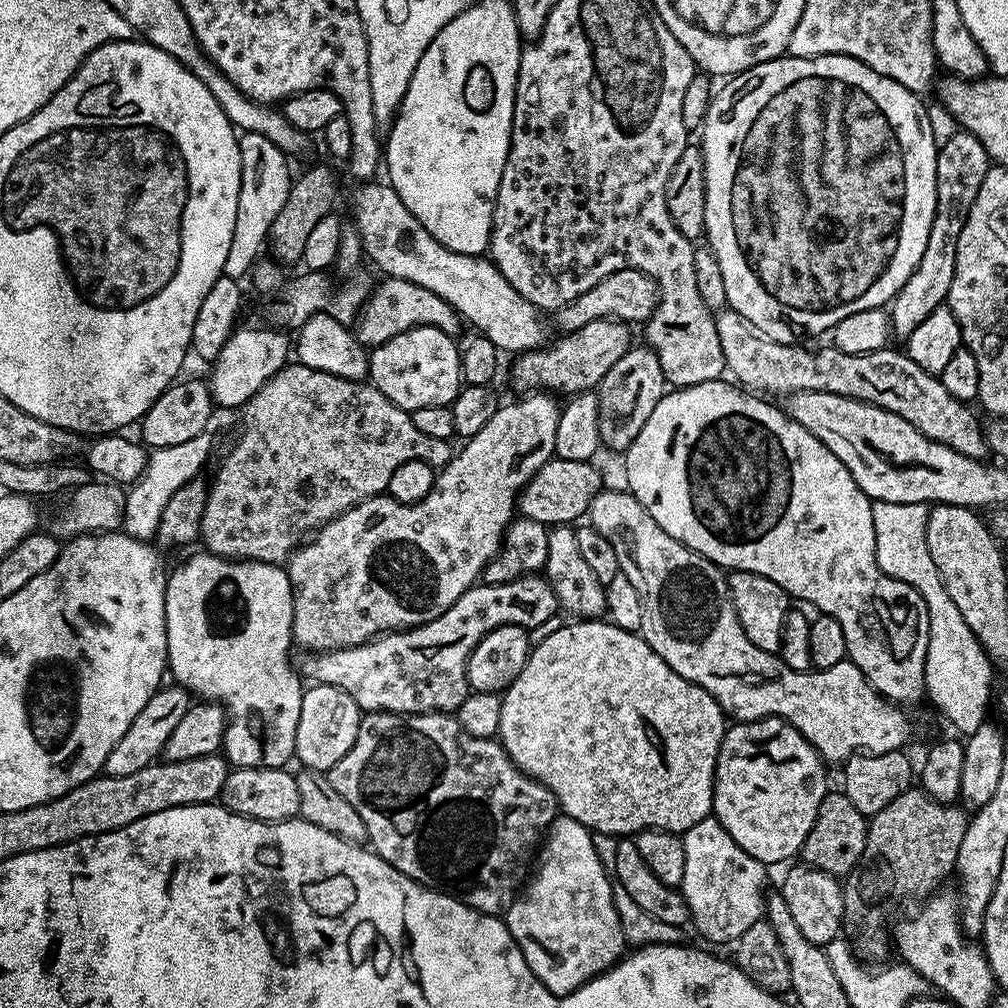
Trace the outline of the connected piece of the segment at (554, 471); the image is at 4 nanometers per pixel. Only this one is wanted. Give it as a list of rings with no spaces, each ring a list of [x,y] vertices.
[[[555,458],[548,460],[520,493],[519,515],[545,526],[568,526],[576,522],[572,520],[583,517],[592,505],[592,499],[602,491],[600,476],[592,466],[588,462],[579,464]]]

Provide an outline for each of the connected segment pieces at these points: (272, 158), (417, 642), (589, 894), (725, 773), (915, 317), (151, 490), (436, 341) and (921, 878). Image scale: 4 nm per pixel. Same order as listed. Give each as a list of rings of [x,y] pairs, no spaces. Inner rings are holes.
[[[245,132],[239,137],[240,142],[240,193],[238,194],[238,214],[234,218],[234,238],[230,242],[230,254],[226,254],[226,266],[224,275],[230,279],[239,281],[251,273],[253,264],[256,263],[260,252],[265,251],[266,241],[268,240],[268,231],[278,216],[278,210],[282,210],[282,205],[286,203],[288,192],[292,189],[294,179],[293,173],[288,173],[289,157],[285,156],[270,138],[262,138],[262,134]]]
[[[529,574],[505,584],[480,582],[466,590],[446,614],[428,624],[386,632],[358,646],[335,648],[332,652],[308,652],[300,664],[298,660],[298,671],[305,681],[346,690],[365,713],[452,714],[470,694],[468,656],[490,630],[503,624],[528,626],[531,620],[548,620],[555,612],[558,612],[556,591],[543,575]]]
[[[563,814],[557,815],[552,825],[548,827],[548,831],[542,841],[542,847],[538,852],[538,863],[535,865],[526,887],[517,895],[516,901],[507,907],[502,916],[504,923],[507,924],[510,934],[514,938],[514,942],[522,950],[522,958],[526,958],[526,966],[530,966],[530,970],[542,982],[542,986],[546,986],[556,996],[566,996],[569,992],[581,988],[586,981],[602,975],[603,972],[615,966],[626,952],[626,941],[622,934],[618,910],[614,906],[614,898],[612,897],[612,880],[606,874],[606,870],[598,858],[598,850],[594,850],[592,837],[593,833],[589,832],[586,826],[582,826],[582,822],[578,822],[574,818]]]
[[[767,716],[761,720],[733,723],[725,731],[718,750],[712,816],[724,827],[726,834],[730,834],[730,838],[760,864],[771,866],[791,856],[799,857],[800,847],[818,818],[818,806],[822,806],[822,798],[830,790],[824,768],[826,761],[816,753],[814,746],[810,746],[802,733],[782,718]]]
[[[956,130],[945,144],[943,141],[939,145],[936,153],[936,205],[930,238],[926,238],[926,250],[922,250],[918,266],[890,301],[889,320],[896,338],[906,340],[919,323],[947,301],[950,282],[954,282],[954,262],[958,258],[958,234],[962,234],[962,226],[966,226],[970,206],[974,206],[974,198],[978,198],[982,178],[986,178],[989,167],[986,150],[974,134]]]
[[[206,431],[198,434],[198,438],[190,438],[190,442],[182,442],[178,446],[151,449],[144,475],[126,492],[122,531],[127,536],[151,541],[159,533],[162,512],[166,510],[170,498],[174,498],[179,488],[201,475],[200,471],[212,452],[212,435],[211,431]]]
[[[422,326],[399,332],[394,338],[371,349],[368,357],[368,376],[371,383],[390,402],[411,414],[422,406],[448,406],[462,387],[460,348],[449,333]]]
[[[913,786],[902,794],[898,794],[898,798],[894,798],[894,802],[890,802],[890,806],[882,806],[882,810],[878,810],[878,814],[874,814],[868,820],[868,833],[866,834],[866,846],[864,847],[864,858],[856,865],[854,872],[849,872],[846,878],[858,878],[862,882],[860,890],[862,890],[862,898],[868,900],[876,898],[878,894],[890,894],[890,901],[898,902],[898,900],[908,900],[911,896],[920,896],[919,898],[927,898],[937,891],[936,888],[948,875],[956,872],[956,863],[958,862],[958,854],[961,849],[962,840],[966,835],[969,813],[963,807],[953,804],[943,804],[934,798],[930,798],[924,789],[919,786]]]

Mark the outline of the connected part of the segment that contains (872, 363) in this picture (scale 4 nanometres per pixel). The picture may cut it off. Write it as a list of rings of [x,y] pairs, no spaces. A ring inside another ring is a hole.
[[[731,310],[721,311],[716,316],[716,329],[718,342],[722,342],[725,369],[730,376],[732,372],[731,379],[737,385],[760,394],[806,390],[842,394],[846,398],[890,410],[906,418],[906,422],[910,422],[910,426],[917,428],[926,438],[978,460],[976,452],[980,452],[980,443],[986,439],[986,432],[968,409],[971,407],[965,401],[954,398],[954,394],[942,386],[939,375],[922,370],[918,362],[908,357],[907,351],[895,352],[895,347],[889,346],[866,354],[846,354],[834,346],[811,352],[808,348],[800,348],[804,346],[799,343],[783,344],[768,340],[765,344],[763,339],[757,338],[754,322]]]

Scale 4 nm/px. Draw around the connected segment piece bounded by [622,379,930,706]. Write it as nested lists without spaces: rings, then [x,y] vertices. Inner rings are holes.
[[[723,379],[711,380],[710,382],[702,382],[701,384],[695,384],[689,388],[676,388],[675,390],[669,391],[665,394],[654,407],[654,412],[650,414],[650,418],[647,419],[645,426],[639,431],[638,436],[634,438],[634,442],[627,451],[623,453],[622,459],[624,459],[624,472],[628,475],[628,484],[626,484],[627,491],[631,492],[632,497],[638,502],[642,502],[642,506],[650,514],[650,518],[654,518],[654,522],[658,522],[658,526],[662,526],[662,530],[666,530],[666,534],[670,534],[670,538],[674,538],[678,542],[682,542],[690,550],[694,550],[699,556],[704,556],[707,560],[711,560],[713,564],[720,565],[721,569],[724,570],[735,570],[737,572],[753,572],[754,574],[762,574],[766,578],[770,578],[774,582],[778,582],[778,586],[782,586],[782,590],[787,592],[789,597],[793,601],[805,600],[808,604],[813,604],[817,609],[817,613],[825,616],[833,616],[838,618],[838,622],[842,625],[842,634],[846,634],[846,646],[848,647],[847,659],[851,660],[852,663],[859,666],[862,670],[862,674],[867,678],[869,684],[876,689],[880,695],[887,697],[901,706],[909,706],[915,702],[919,696],[925,695],[926,689],[924,687],[924,671],[926,670],[926,650],[928,649],[928,635],[930,634],[930,622],[928,621],[928,611],[926,610],[926,602],[922,598],[922,594],[918,594],[918,590],[914,590],[914,586],[910,586],[906,582],[896,580],[893,576],[885,576],[882,569],[878,566],[876,561],[876,535],[874,534],[874,514],[872,513],[873,501],[868,499],[868,495],[860,489],[859,486],[854,482],[854,478],[850,474],[850,470],[846,470],[846,466],[839,460],[836,455],[830,451],[810,432],[810,430],[804,428],[796,420],[791,420],[788,417],[788,413],[784,411],[783,407],[777,406],[776,408],[772,404],[767,404],[767,399],[761,398],[759,395],[753,394],[751,391],[745,390],[743,387],[737,386],[735,383],[727,382],[724,384]]]

